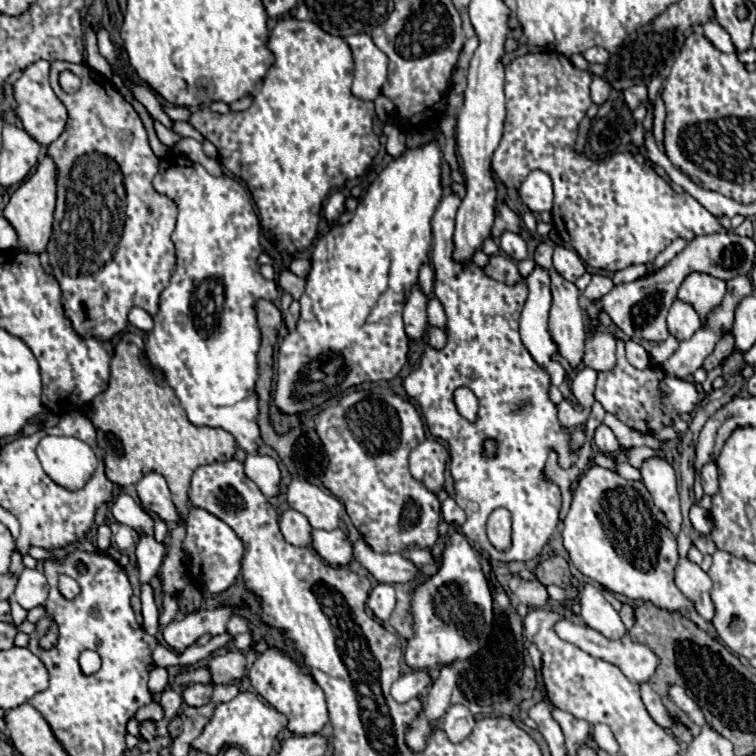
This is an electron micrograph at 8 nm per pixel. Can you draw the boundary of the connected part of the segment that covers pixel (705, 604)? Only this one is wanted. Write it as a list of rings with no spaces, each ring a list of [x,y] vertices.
[[[678,558],[674,580],[676,586],[696,604],[696,612],[710,622],[714,616],[714,604],[710,600],[710,588],[712,588],[710,576],[688,558]]]

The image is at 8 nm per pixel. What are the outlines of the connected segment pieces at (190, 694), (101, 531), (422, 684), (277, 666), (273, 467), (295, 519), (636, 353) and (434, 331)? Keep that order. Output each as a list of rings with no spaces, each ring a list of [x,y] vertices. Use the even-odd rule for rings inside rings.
[[[188,684],[182,698],[188,706],[200,706],[200,698],[212,698],[212,684]]]
[[[102,524],[98,528],[98,532],[96,532],[96,546],[98,546],[98,550],[106,550],[110,546],[110,538],[112,538],[110,528],[106,524]]]
[[[420,670],[420,672],[410,672],[410,674],[404,674],[400,676],[394,684],[392,684],[392,698],[398,702],[398,704],[404,704],[416,696],[420,696],[420,692],[426,688],[426,684],[430,682],[430,674]]]
[[[270,648],[264,654],[260,654],[254,662],[254,666],[248,672],[248,678],[254,686],[254,690],[280,714],[288,718],[288,726],[292,734],[306,736],[306,734],[318,734],[328,724],[328,710],[326,710],[326,698],[320,686],[306,676],[306,672],[290,658],[280,654],[278,650]]]
[[[248,454],[244,462],[246,476],[256,482],[264,496],[276,496],[280,490],[280,468],[272,456],[266,454]]]
[[[288,508],[280,514],[280,532],[284,536],[284,540],[292,546],[308,546],[312,542],[310,534],[312,534],[312,526],[308,524],[306,516]]]
[[[628,340],[626,342],[626,358],[638,370],[644,370],[644,368],[650,366],[650,356],[648,356],[646,348],[642,344],[634,342],[634,340]]]
[[[430,326],[430,328],[428,328],[428,344],[436,346],[436,348],[442,348],[442,346],[446,344],[446,334],[444,334],[444,330],[440,330],[440,328],[436,328],[436,326]]]

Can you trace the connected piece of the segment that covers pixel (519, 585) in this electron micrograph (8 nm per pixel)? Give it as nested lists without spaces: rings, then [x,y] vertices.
[[[512,576],[508,586],[510,586],[510,592],[518,596],[518,600],[526,606],[538,608],[538,606],[544,606],[548,600],[546,588],[538,580],[524,580],[520,576]]]

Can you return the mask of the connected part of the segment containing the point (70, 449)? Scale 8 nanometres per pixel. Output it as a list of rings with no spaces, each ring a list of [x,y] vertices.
[[[42,438],[36,454],[44,472],[60,486],[78,490],[96,470],[96,456],[78,438]]]

